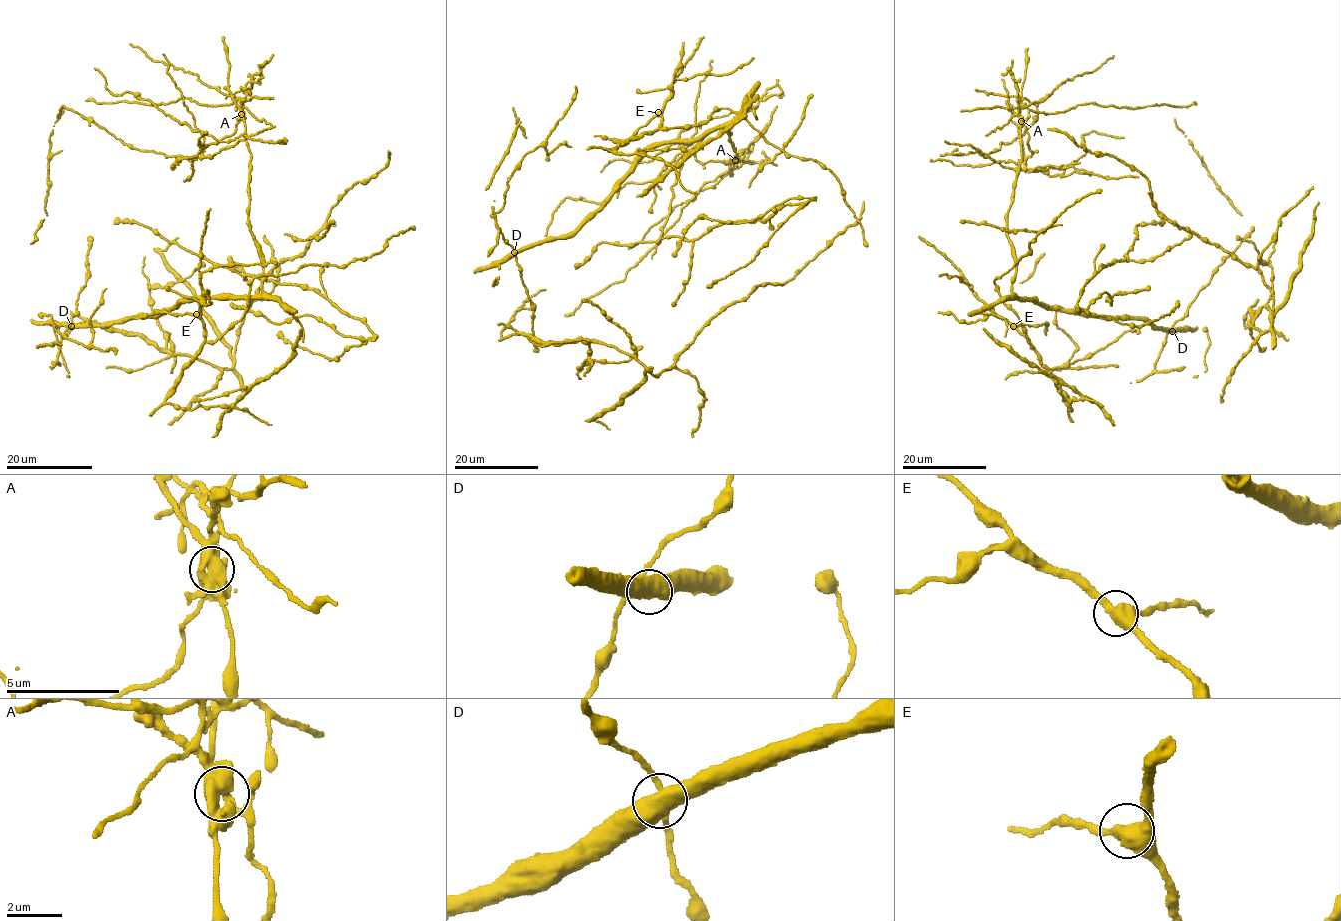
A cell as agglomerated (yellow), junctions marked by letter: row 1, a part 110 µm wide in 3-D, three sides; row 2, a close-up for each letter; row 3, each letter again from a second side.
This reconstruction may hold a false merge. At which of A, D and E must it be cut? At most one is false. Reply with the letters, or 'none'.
A

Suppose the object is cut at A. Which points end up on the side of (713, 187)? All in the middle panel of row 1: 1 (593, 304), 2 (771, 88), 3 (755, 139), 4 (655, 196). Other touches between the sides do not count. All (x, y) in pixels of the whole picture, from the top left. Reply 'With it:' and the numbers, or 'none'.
With it: 2, 3, 4

